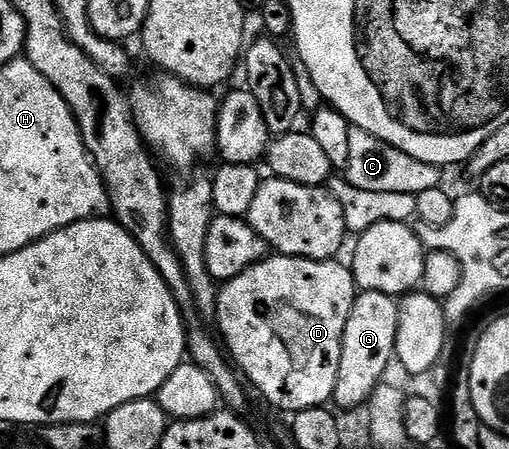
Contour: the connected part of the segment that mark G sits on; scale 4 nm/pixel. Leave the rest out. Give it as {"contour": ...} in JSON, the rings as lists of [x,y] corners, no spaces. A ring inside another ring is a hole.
{"contour":[[[361,291],[357,295],[342,334],[342,358],[338,362],[338,378],[334,382],[331,398],[331,403],[337,404],[337,409],[367,405],[387,377],[384,375],[388,367],[393,367],[396,354],[399,309],[395,295],[371,291]]]}

